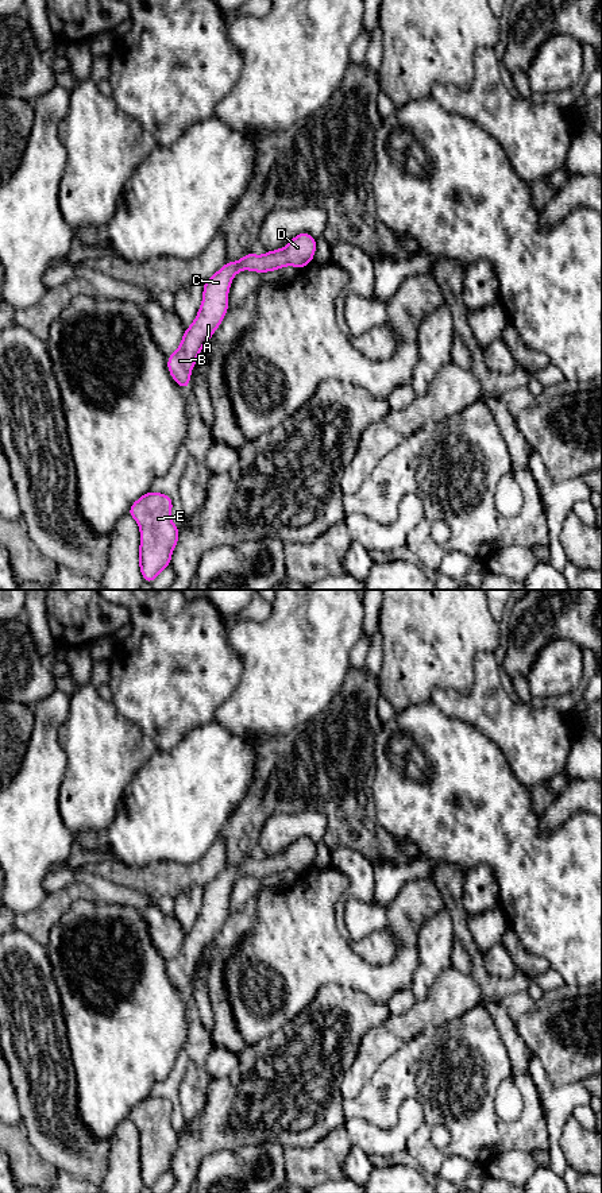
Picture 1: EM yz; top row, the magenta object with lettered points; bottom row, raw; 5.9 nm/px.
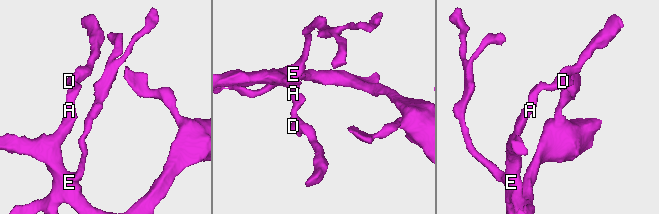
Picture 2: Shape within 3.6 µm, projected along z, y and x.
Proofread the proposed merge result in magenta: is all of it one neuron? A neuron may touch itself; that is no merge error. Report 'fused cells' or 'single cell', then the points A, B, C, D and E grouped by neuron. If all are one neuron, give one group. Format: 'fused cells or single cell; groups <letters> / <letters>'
single cell; groups A B C D E

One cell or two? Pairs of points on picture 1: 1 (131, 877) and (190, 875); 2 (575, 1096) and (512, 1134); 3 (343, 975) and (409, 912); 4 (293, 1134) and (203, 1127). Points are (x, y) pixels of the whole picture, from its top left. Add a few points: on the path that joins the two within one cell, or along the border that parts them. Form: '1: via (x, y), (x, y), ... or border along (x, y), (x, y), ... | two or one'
1: via (146, 877), (176, 877) | one
2: border along (535, 1085), (544, 1112), (550, 1146) | two
3: via (369, 975), (386, 975), (406, 954), (406, 938) | one
4: via (270, 1127), (226, 1127) | one

